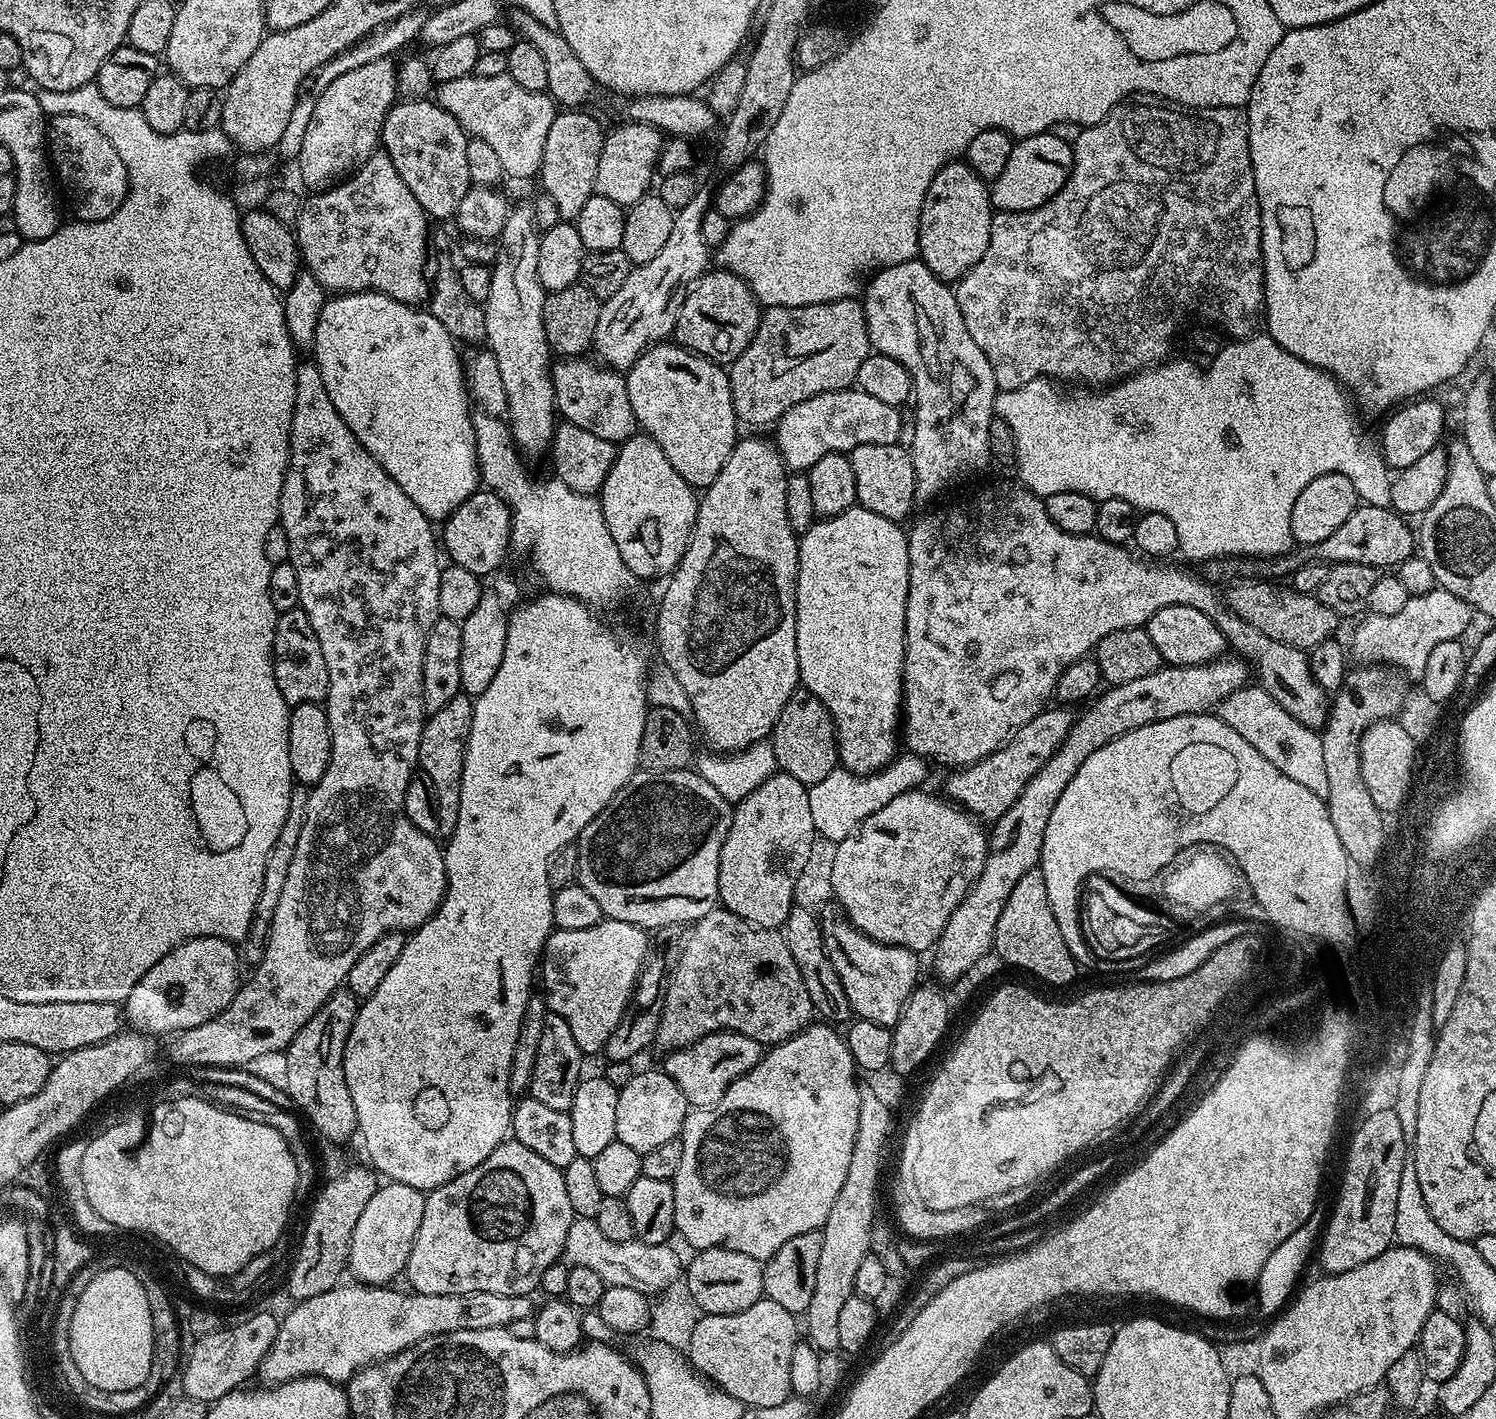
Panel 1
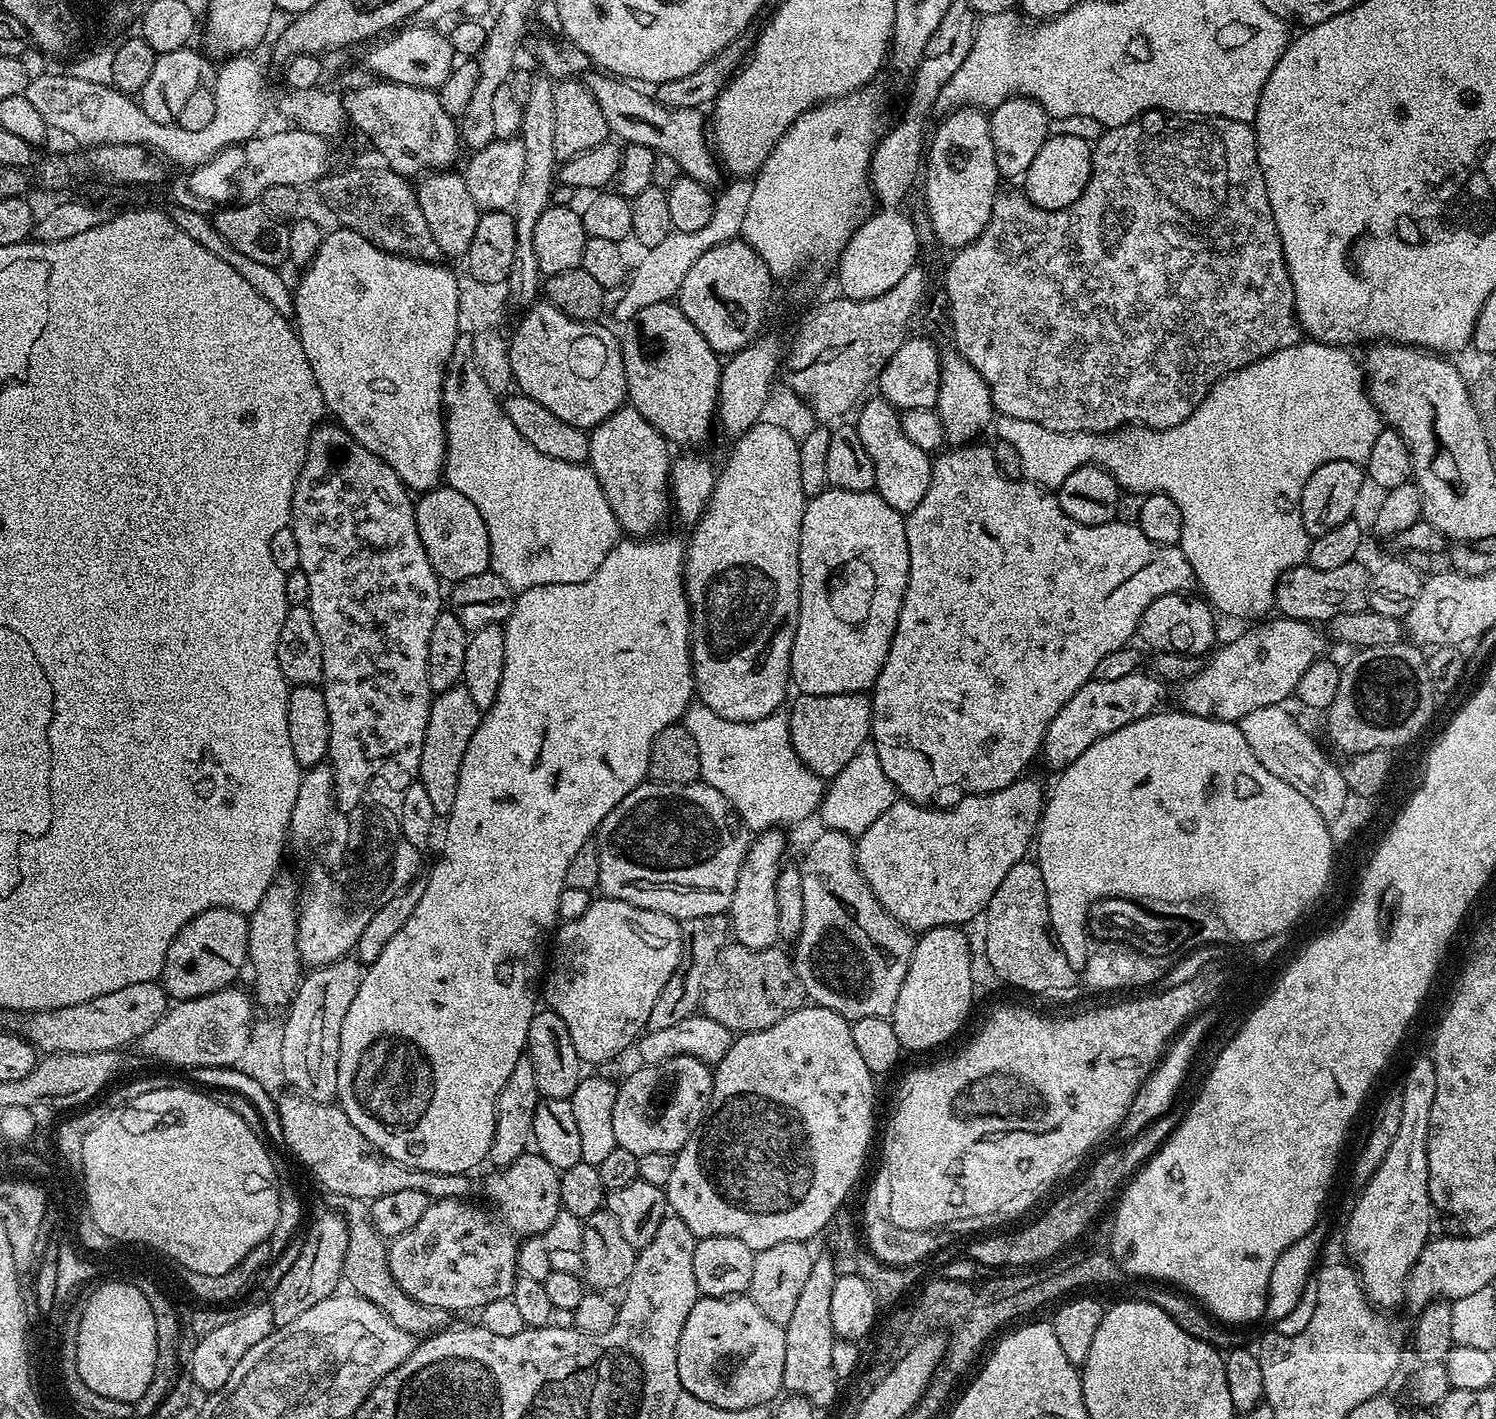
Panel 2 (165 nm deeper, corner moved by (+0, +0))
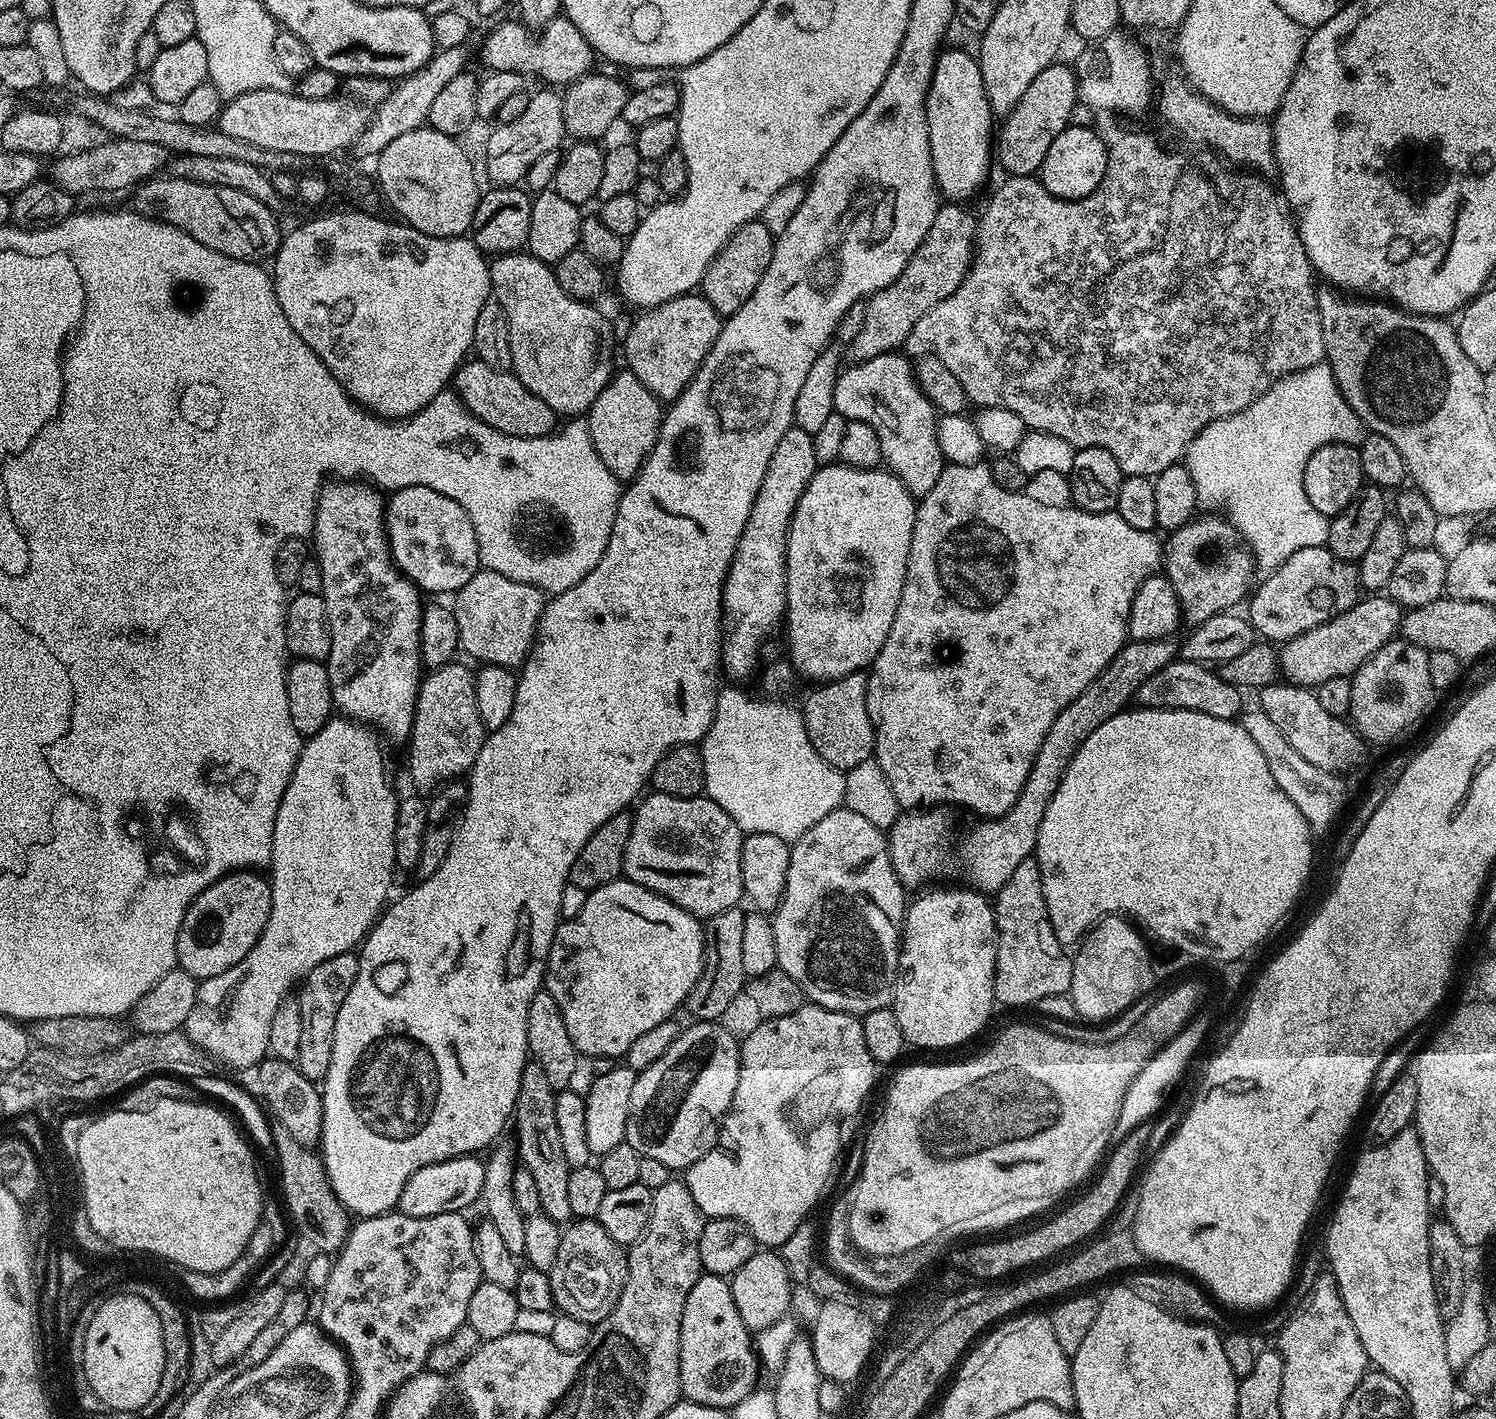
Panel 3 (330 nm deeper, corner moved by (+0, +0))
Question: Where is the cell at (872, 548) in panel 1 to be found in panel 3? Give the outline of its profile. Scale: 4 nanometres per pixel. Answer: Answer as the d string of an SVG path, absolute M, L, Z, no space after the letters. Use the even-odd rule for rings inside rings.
M825 464L817 467L815 474L810 478L802 498L792 515L788 527L788 545L786 546L786 625L788 624L788 653L787 659L793 669L800 672L812 682L827 682L846 678L846 674L864 672L868 667L875 665L876 655L882 650L886 638L890 634L890 626L894 626L894 614L898 614L898 598L902 598L902 586L906 578L906 566L910 558L910 542L914 534L914 518L918 500L912 491L898 479L894 473L878 468L851 468L848 464Z

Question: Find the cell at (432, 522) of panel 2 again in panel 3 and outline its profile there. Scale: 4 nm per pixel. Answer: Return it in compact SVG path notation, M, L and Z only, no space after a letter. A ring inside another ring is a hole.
M406 486L402 490L391 493L387 497L384 510L384 529L388 531L388 545L392 551L392 561L400 572L407 576L421 593L460 591L474 574L481 571L478 558L478 538L474 530L474 522L470 522L470 514L454 502L454 498L446 498L446 494L438 494L438 490L430 490L430 486Z

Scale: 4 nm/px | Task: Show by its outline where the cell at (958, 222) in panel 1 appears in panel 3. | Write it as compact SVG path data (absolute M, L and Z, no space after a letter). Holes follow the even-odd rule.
M958 48L941 51L936 57L934 74L926 98L926 126L930 138L930 158L934 166L936 187L948 202L968 202L968 199L988 180L988 167L994 164L994 113L988 103L986 86L982 82L980 62L975 55Z

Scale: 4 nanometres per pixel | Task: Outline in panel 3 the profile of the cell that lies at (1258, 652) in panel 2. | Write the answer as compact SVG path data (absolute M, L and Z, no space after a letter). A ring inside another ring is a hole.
M1368 594L1357 599L1349 612L1338 614L1330 622L1322 622L1306 634L1298 634L1279 649L1283 679L1293 686L1315 689L1322 682L1339 676L1351 677L1384 644L1402 628L1402 609L1387 594Z

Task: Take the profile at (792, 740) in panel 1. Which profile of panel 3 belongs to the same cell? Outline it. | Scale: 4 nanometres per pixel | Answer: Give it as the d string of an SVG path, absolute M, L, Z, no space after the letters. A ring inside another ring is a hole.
M864 672L846 674L846 678L821 683L802 703L806 734L830 766L847 770L858 762L873 759L876 746L874 716L868 713L868 680Z

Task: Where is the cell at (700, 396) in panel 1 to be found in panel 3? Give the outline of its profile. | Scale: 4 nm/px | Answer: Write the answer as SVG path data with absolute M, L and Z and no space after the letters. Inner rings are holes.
M702 294L679 296L670 302L662 302L658 306L641 311L640 316L628 328L624 336L624 360L627 371L632 372L646 390L650 390L661 402L671 402L679 398L682 390L694 378L696 371L702 366L706 354L714 346L720 333L722 317L706 302Z

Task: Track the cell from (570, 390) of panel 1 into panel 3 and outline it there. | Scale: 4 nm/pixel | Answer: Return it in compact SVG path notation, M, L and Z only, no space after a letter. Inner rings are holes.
M527 250L518 252L507 252L505 256L495 257L490 264L490 278L492 279L492 296L495 303L502 306L502 310L506 314L506 326L510 330L510 358L512 359L511 371L522 382L522 386L526 386L526 390L530 390L530 394L534 394L538 398L542 398L542 402L546 402L546 406L550 406L550 410L556 412L560 418L580 418L587 413L588 407L594 402L594 398L598 398L598 394L602 394L602 390L608 385L608 381L614 375L614 367L612 368L612 328L608 325L608 320L587 300L575 300L570 294L566 294L566 290L562 290L562 286L558 286L558 278L555 271L549 265L543 264L538 257L532 255Z

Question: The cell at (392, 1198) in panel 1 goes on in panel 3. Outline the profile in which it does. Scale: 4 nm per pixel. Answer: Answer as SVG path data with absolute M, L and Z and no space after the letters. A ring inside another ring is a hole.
M479 1155L455 1156L442 1162L422 1166L402 1186L398 1211L410 1218L430 1218L447 1212L463 1213L472 1203L480 1200L484 1181L484 1160Z

